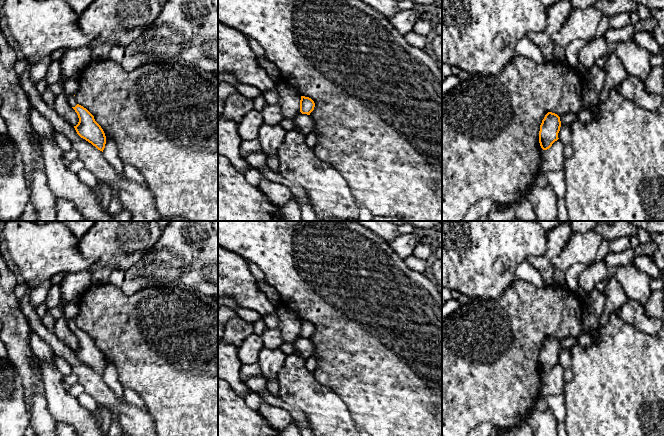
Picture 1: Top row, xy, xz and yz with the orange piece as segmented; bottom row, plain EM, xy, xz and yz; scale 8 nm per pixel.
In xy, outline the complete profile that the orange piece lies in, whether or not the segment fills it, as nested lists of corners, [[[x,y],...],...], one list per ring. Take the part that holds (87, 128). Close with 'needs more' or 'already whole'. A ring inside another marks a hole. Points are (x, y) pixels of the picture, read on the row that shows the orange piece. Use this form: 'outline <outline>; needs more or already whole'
outline [[[74,95],[68,96],[67,99],[79,118],[78,124],[74,126],[77,134],[103,152],[106,136],[101,126],[86,108],[77,103]]]; needs more

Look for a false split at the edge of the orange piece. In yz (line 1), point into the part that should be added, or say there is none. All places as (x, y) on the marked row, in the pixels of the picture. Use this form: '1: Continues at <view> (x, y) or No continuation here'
1: No continuation here

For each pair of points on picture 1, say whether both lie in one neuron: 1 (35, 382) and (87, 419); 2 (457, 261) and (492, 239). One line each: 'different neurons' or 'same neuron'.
1: different neurons
2: same neuron

